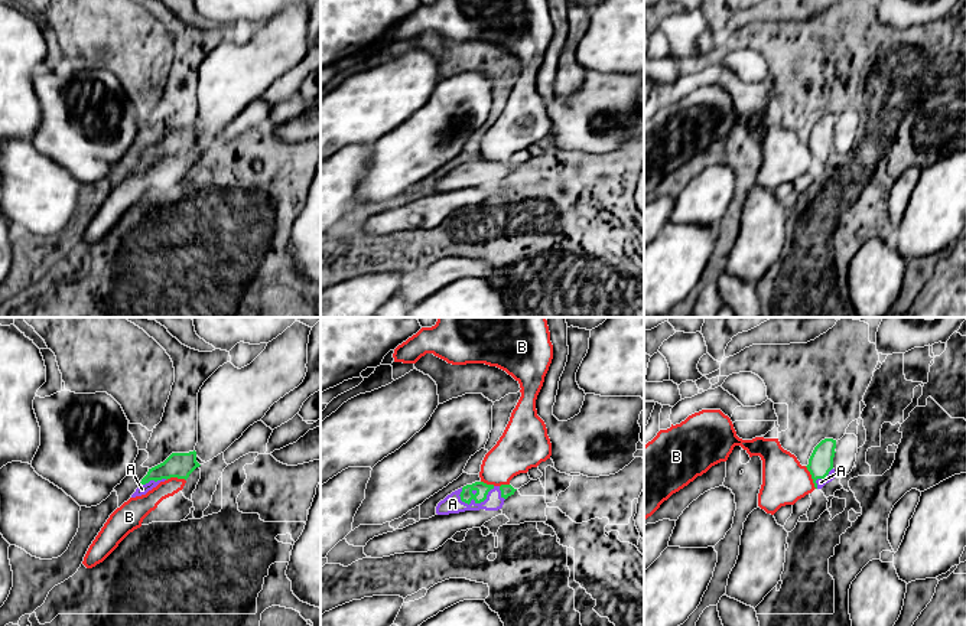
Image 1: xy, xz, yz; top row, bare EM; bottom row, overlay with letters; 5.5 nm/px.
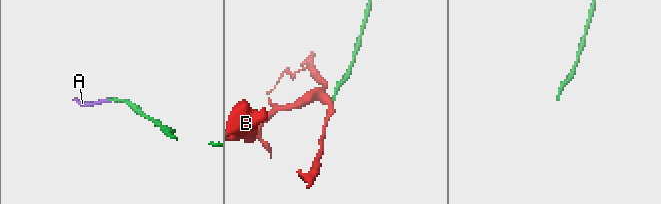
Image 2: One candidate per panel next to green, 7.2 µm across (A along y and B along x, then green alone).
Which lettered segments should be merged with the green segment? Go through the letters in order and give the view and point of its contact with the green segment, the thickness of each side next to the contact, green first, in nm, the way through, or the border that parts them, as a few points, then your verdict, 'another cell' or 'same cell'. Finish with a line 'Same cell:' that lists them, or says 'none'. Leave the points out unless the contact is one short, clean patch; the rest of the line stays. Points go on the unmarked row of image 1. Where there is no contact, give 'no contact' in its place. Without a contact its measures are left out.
A: meets green in xz at (477, 179); 70 nm thick on the green side, 110 nm on the other; same cell
B: meets green in yz at (812, 155); 140 nm thick on the green side, 260 nm on the other; border along yz (804, 143), (816, 165); another cell
Same cell: A

